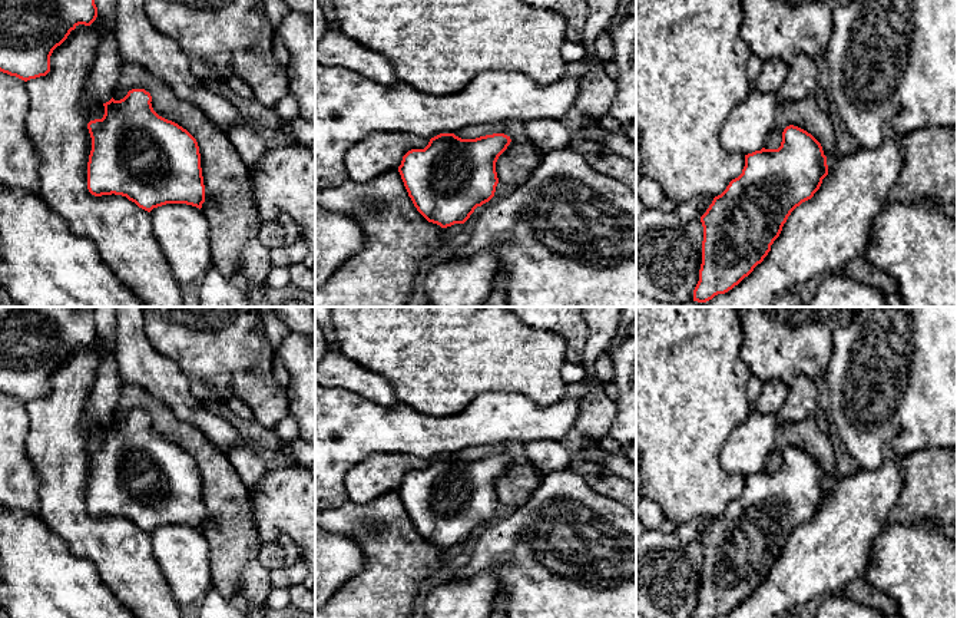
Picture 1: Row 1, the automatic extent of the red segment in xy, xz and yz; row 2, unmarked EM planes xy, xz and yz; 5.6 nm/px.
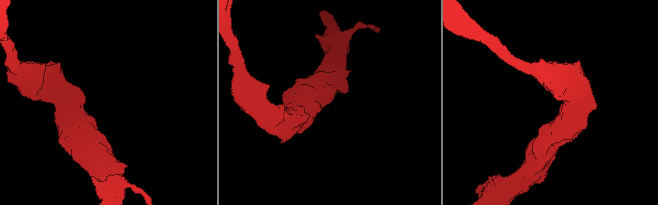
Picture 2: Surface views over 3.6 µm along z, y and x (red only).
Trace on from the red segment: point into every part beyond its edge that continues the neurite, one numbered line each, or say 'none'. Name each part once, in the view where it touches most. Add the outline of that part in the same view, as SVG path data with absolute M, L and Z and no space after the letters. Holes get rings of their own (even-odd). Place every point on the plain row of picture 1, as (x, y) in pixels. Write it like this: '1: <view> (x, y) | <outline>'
none

